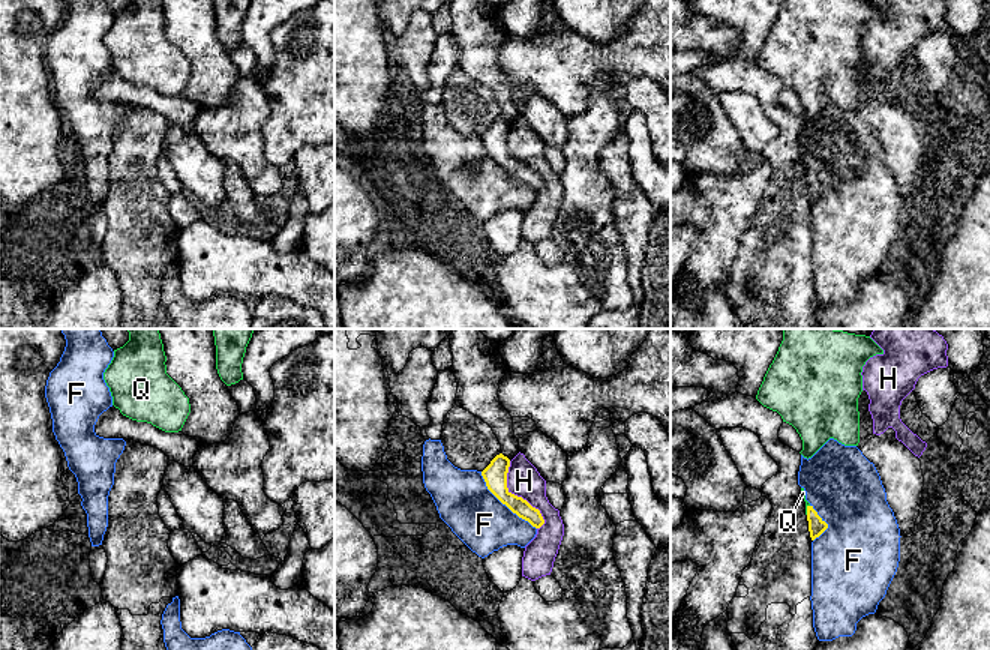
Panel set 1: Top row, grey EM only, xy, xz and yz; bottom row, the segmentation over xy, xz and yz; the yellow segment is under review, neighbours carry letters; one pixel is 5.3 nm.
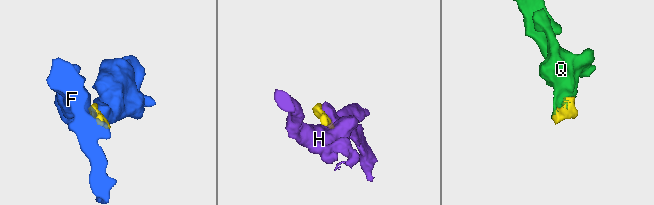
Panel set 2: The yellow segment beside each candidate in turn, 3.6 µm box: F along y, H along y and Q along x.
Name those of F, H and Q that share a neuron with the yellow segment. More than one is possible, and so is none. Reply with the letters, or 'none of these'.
Q

